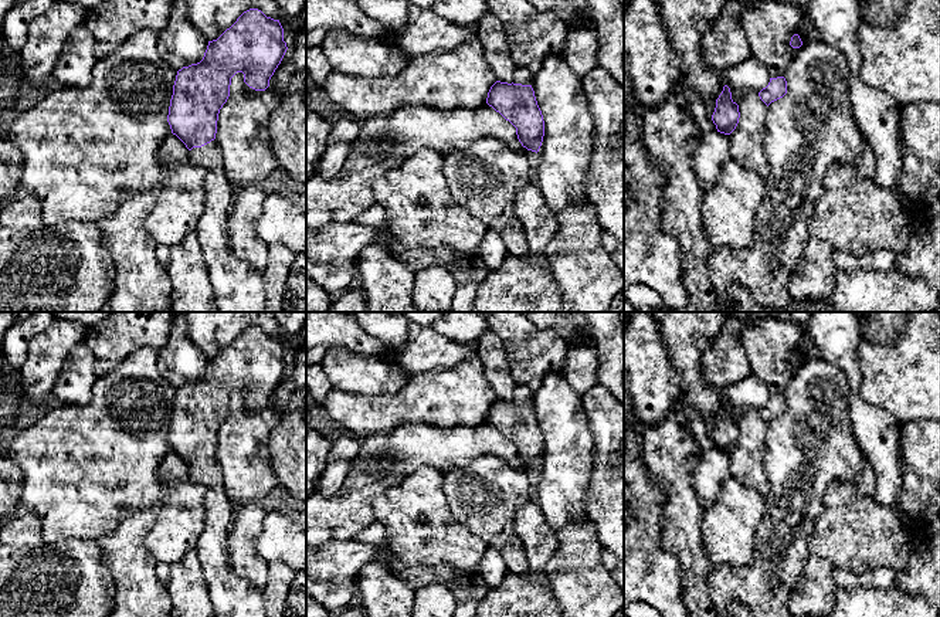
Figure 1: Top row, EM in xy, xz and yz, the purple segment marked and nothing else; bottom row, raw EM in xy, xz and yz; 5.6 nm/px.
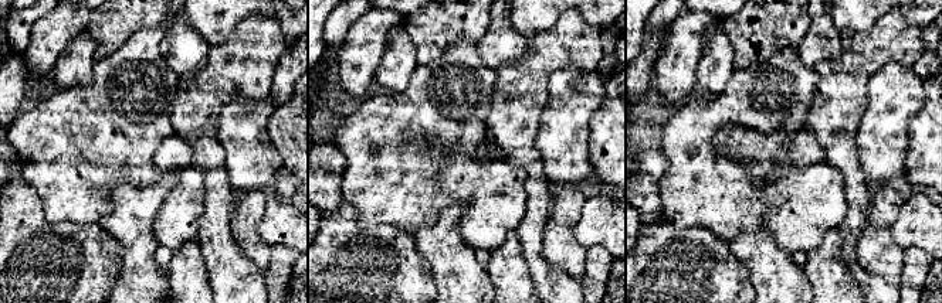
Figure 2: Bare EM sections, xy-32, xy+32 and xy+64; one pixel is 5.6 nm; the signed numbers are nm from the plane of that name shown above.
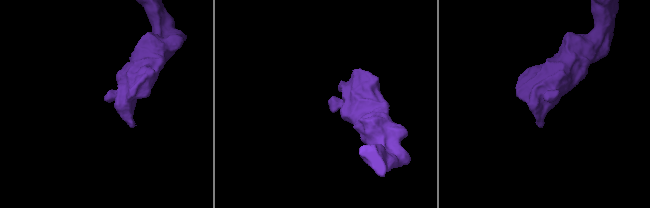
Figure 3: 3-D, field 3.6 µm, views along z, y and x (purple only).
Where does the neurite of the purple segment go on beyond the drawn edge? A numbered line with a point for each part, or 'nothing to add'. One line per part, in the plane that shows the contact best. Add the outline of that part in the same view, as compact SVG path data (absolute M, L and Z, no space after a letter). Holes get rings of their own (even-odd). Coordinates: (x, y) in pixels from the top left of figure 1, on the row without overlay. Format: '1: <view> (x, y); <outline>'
1: xy (231, 596); M214 457L201 465L193 465L189 479L207 487L204 530L196 552L216 617L265 617L262 590L237 576L228 562L227 540L235 506L224 489L223 468Z

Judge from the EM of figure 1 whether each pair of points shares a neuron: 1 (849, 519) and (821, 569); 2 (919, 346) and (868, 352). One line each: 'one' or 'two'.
1: two
2: one

